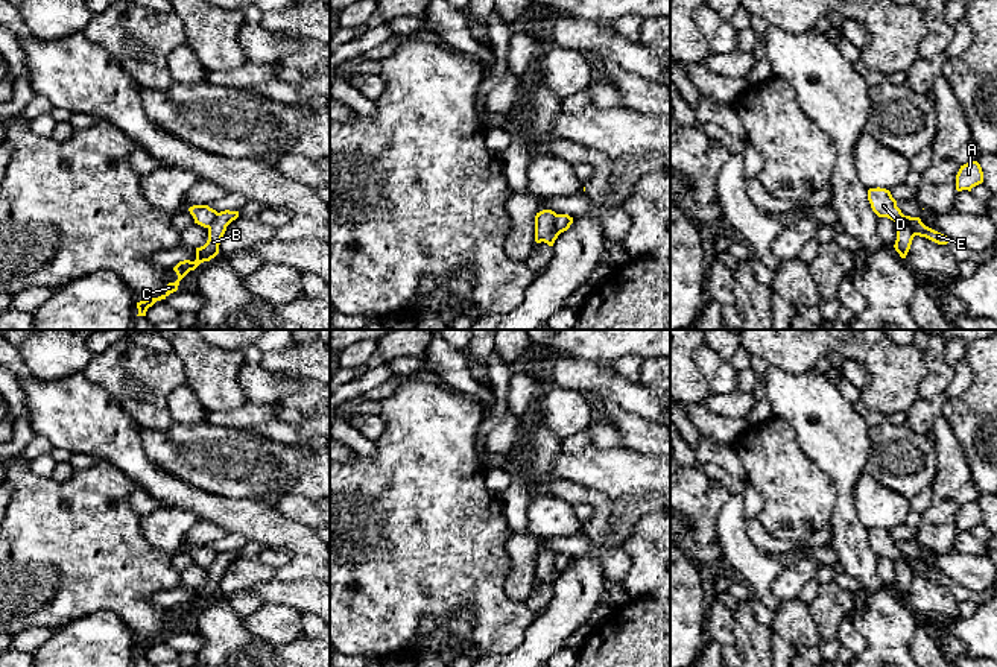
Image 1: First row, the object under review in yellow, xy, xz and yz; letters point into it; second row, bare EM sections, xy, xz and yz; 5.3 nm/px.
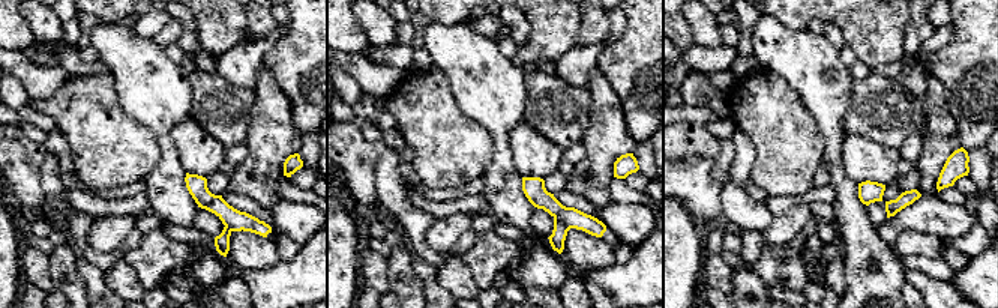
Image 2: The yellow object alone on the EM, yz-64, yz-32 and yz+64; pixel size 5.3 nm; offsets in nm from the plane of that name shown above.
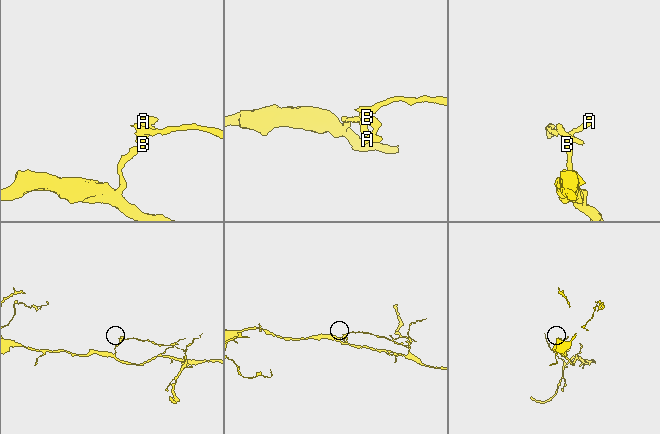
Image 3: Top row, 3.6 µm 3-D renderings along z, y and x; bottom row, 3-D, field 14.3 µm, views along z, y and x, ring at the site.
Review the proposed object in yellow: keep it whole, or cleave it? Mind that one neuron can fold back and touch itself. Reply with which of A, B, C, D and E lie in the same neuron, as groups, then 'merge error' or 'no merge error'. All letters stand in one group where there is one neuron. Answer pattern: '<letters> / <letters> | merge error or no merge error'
A B C / D E | merge error

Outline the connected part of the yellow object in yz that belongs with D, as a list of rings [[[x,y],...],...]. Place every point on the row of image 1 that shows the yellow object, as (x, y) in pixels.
[[[869,188],[868,190],[868,201],[871,204],[872,211],[878,217],[888,217],[894,222],[901,219],[904,214],[897,207],[897,201],[892,198],[891,191],[886,188]]]

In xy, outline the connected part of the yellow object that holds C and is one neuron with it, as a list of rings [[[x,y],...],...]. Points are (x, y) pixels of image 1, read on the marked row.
[[[220,211],[217,213],[214,222],[208,226],[208,240],[204,246],[196,248],[196,260],[184,260],[179,261],[173,270],[178,275],[175,283],[169,283],[166,286],[166,293],[158,298],[147,298],[144,301],[137,302],[138,315],[146,316],[149,307],[152,307],[157,301],[166,299],[170,293],[178,290],[179,281],[190,272],[195,270],[201,263],[210,261],[219,254],[220,240],[226,231],[226,226],[239,217],[239,211]]]

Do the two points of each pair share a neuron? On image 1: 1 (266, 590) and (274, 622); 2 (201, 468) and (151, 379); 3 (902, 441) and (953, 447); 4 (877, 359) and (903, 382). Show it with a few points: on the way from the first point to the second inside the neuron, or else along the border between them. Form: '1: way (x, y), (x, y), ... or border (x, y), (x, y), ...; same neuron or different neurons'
1: border (265, 602), (284, 603), (301, 613); different neurons
2: border (174, 423), (166, 429), (140, 429); different neurons
3: border (932, 435), (936, 453), (936, 474), (933, 480); different neurons
4: way (883, 363), (897, 376); same neuron

